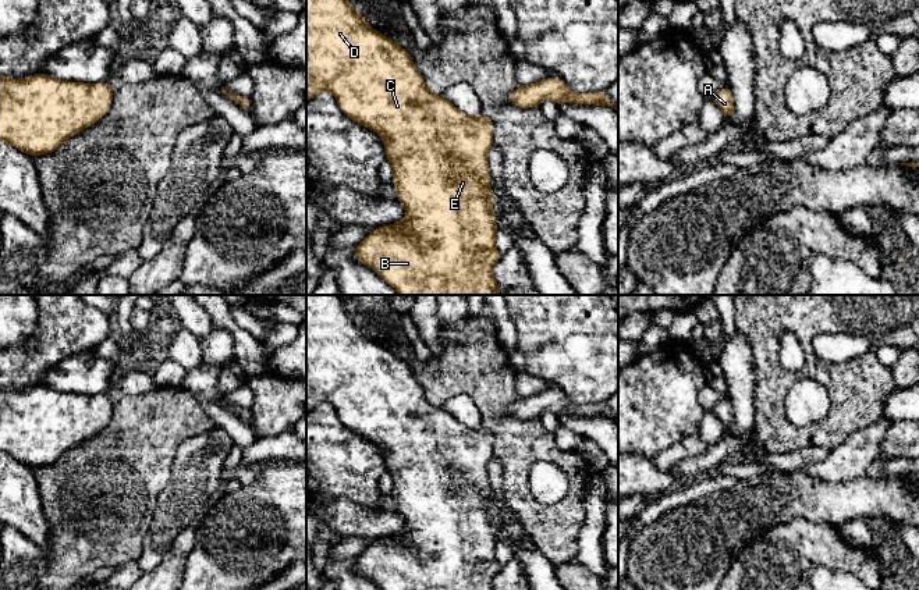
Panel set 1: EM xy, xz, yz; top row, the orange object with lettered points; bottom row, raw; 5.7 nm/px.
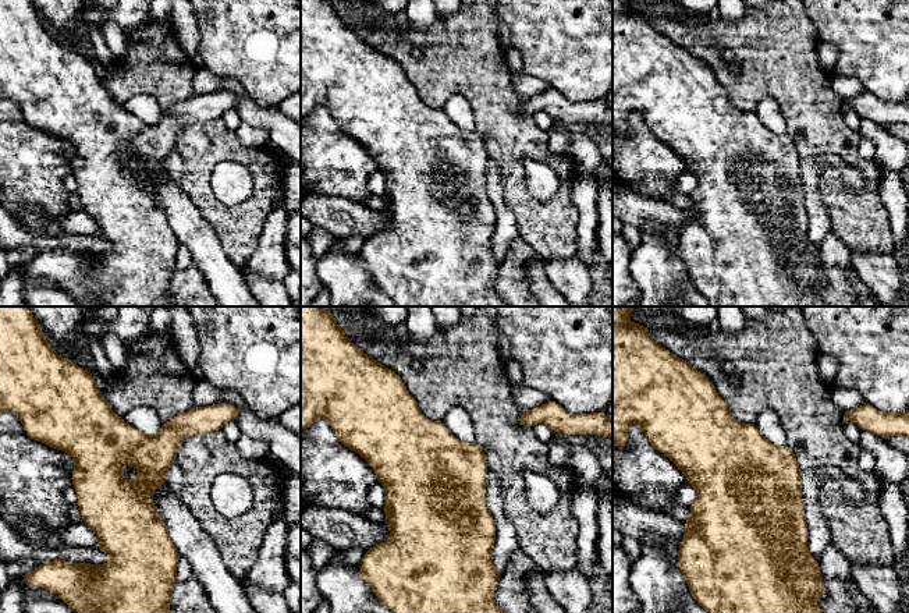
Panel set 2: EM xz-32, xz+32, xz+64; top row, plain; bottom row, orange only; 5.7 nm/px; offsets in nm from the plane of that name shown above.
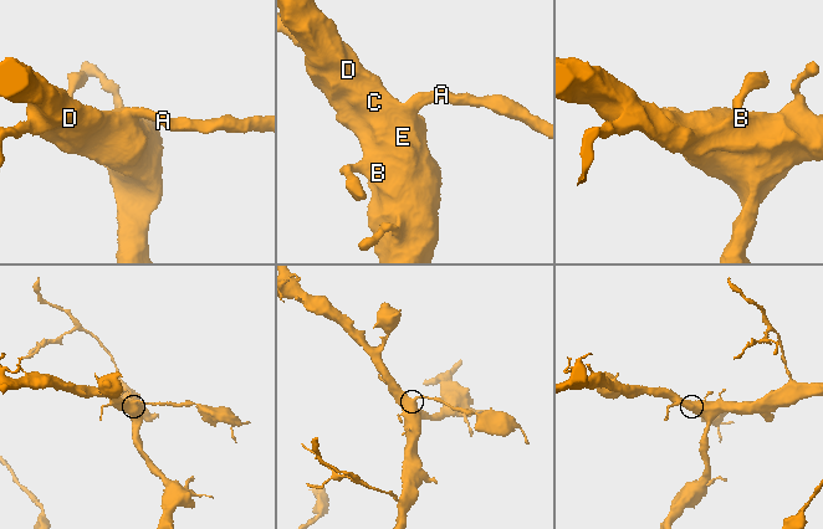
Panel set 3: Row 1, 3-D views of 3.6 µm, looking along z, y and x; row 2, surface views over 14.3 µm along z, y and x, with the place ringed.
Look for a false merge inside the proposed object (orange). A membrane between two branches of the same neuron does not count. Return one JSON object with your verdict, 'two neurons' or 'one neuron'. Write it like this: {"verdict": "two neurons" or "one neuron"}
{"verdict": "one neuron"}

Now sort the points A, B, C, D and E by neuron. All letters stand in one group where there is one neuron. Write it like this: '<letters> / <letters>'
A B C D E

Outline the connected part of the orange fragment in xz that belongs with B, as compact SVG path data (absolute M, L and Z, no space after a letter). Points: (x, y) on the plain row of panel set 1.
M306 295L306 413L312 412L319 404L331 405L337 410L340 422L347 429L375 442L384 452L386 469L394 481L391 495L397 501L397 511L407 523L405 532L375 540L368 545L366 550L355 558L354 569L370 577L382 590L494 590L493 579L500 573L501 568L496 558L498 539L492 526L496 509L490 502L492 487L487 475L487 465L493 456L493 433L485 426L469 429L444 408L433 406L416 381L408 362L370 340L365 334L363 327L351 317L345 308L345 299L338 295Z

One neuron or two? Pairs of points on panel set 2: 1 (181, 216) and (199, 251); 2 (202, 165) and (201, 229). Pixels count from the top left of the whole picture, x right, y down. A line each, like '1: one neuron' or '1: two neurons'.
1: one neuron
2: two neurons

